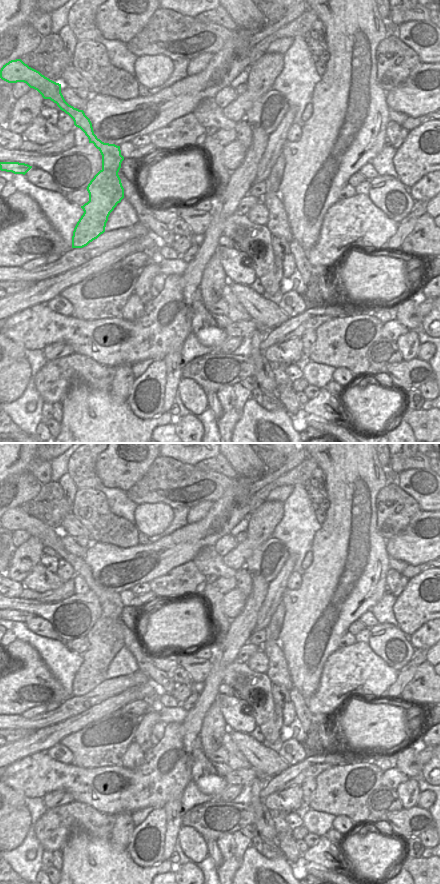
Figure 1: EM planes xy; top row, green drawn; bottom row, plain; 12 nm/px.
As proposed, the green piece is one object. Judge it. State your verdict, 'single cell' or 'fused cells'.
fused cells

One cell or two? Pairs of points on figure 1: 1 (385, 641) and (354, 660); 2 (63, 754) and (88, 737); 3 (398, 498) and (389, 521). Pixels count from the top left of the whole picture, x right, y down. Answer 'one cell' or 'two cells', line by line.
1: two cells
2: two cells
3: one cell

